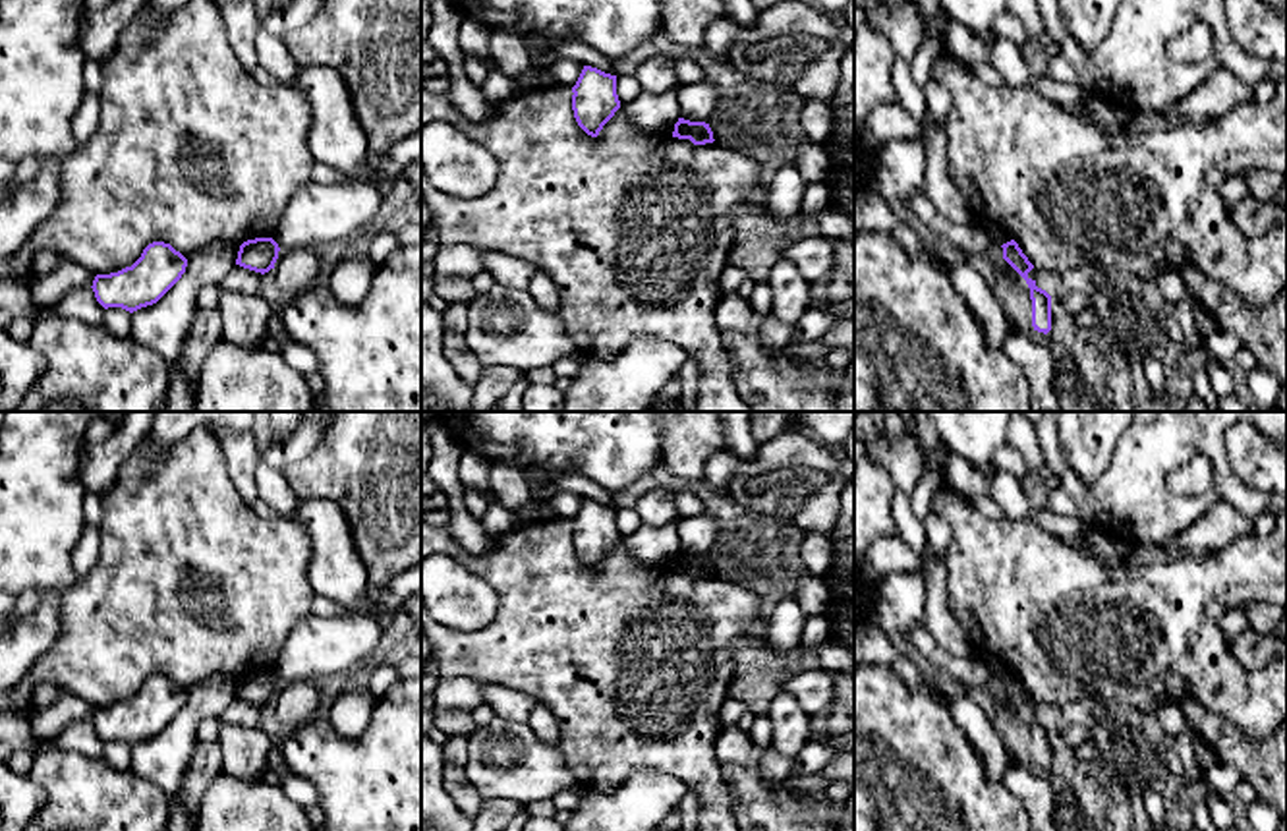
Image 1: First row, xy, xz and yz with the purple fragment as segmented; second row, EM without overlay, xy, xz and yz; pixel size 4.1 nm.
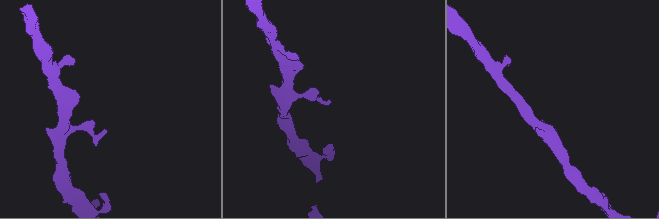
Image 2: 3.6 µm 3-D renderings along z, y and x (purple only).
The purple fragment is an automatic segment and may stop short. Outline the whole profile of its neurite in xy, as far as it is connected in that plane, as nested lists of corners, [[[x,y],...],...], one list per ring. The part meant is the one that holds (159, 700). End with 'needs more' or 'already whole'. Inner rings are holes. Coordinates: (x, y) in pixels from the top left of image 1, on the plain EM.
[[[153,674],[141,690],[118,705],[97,707],[93,725],[97,734],[129,746],[157,736],[186,705],[187,692],[170,676]]]; already whole

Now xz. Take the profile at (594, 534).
[[[584,499],[572,526],[572,543],[578,559],[587,568],[597,570],[603,559],[620,541],[616,508]]]; already whole

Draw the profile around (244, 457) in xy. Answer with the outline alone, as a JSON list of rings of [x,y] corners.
[[[209,423],[209,431],[226,444],[234,489],[251,504],[259,499],[255,472],[261,464],[261,452],[255,439],[249,431],[236,431],[220,423]]]

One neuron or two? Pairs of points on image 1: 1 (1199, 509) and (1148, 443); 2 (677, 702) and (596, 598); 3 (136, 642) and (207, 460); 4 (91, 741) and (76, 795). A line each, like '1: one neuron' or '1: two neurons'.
1: one neuron
2: one neuron
3: one neuron
4: two neurons

